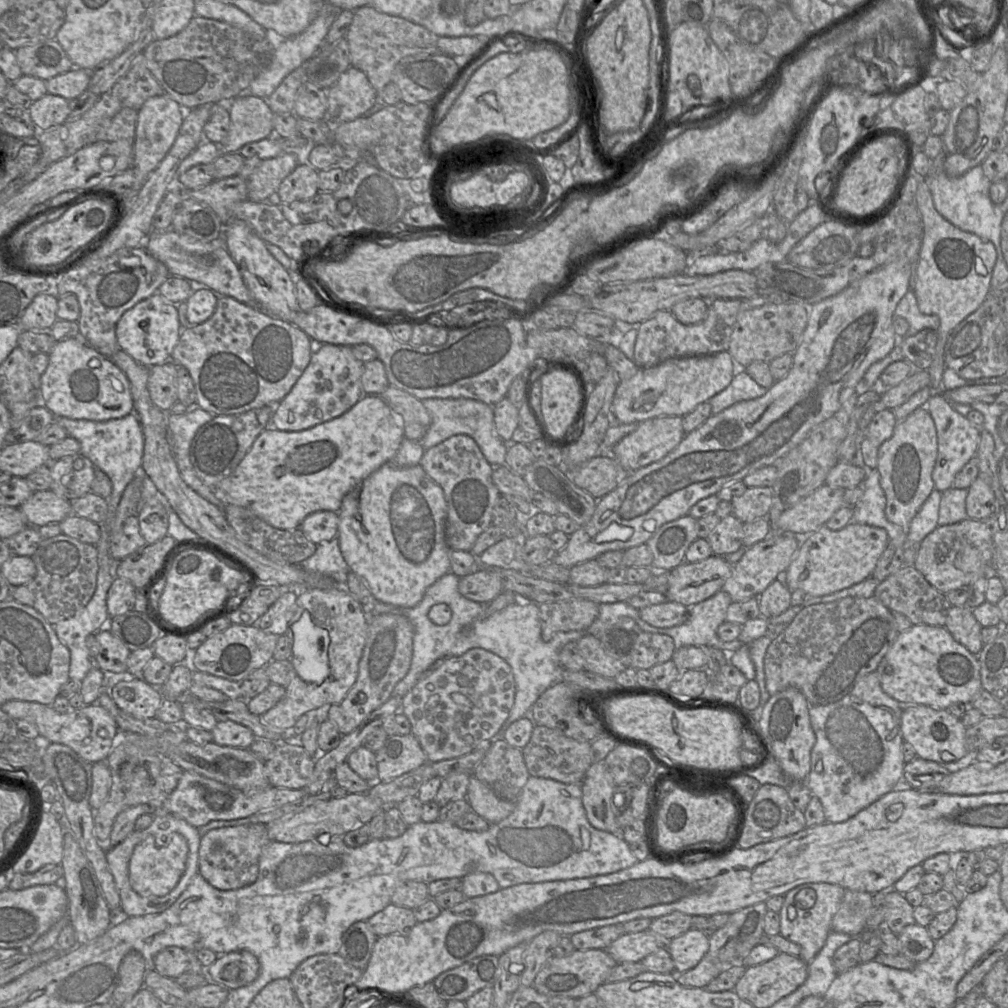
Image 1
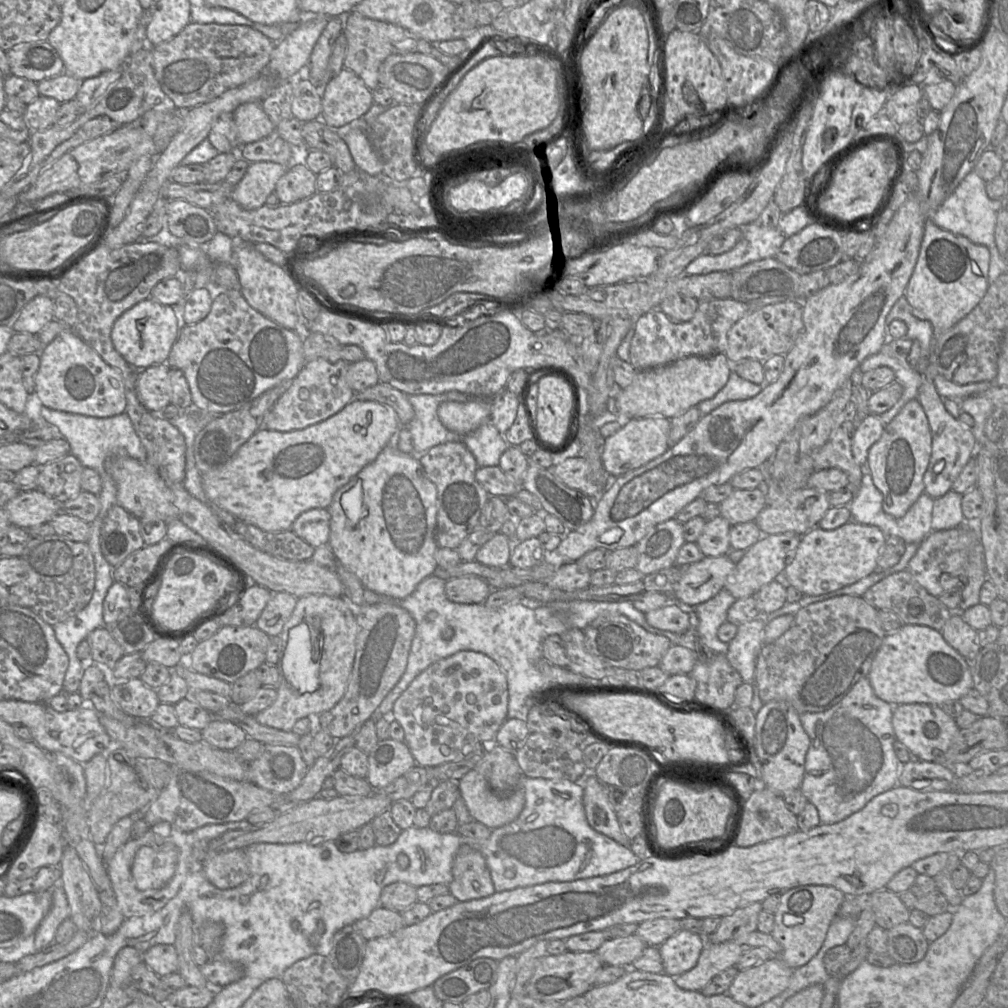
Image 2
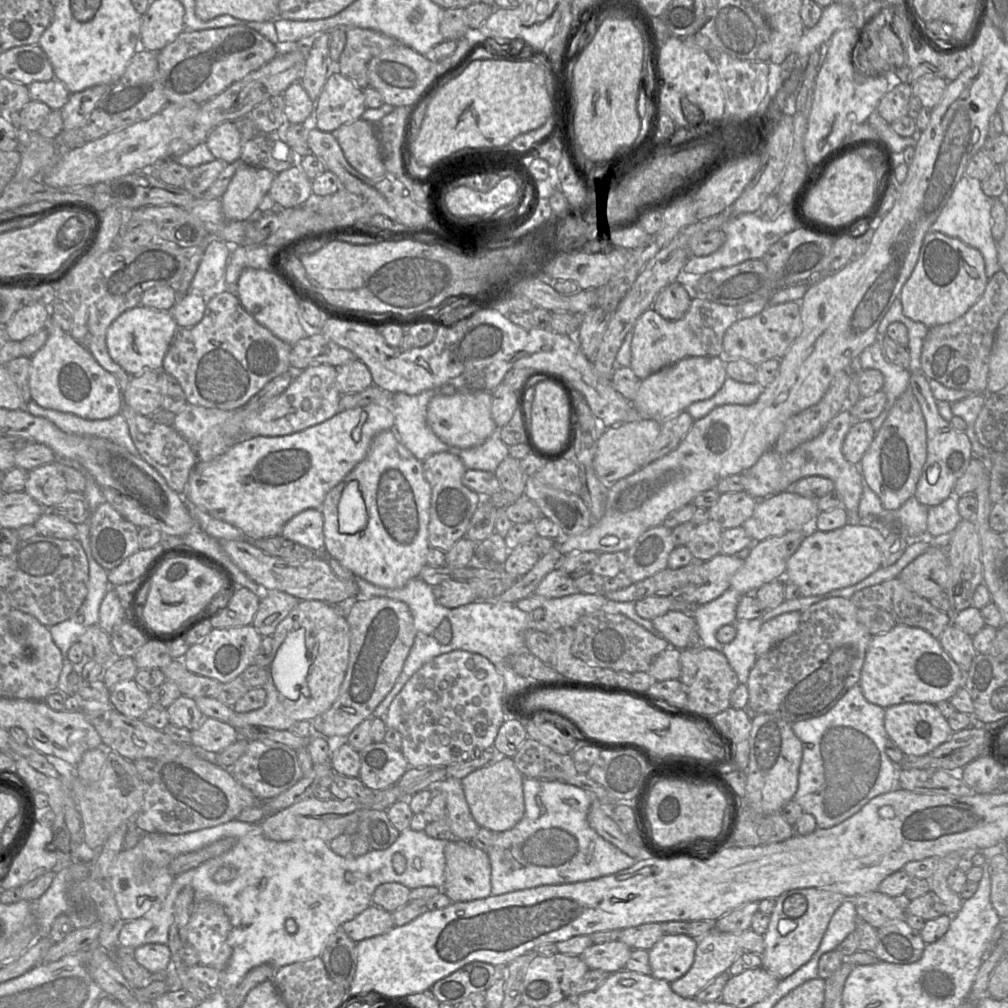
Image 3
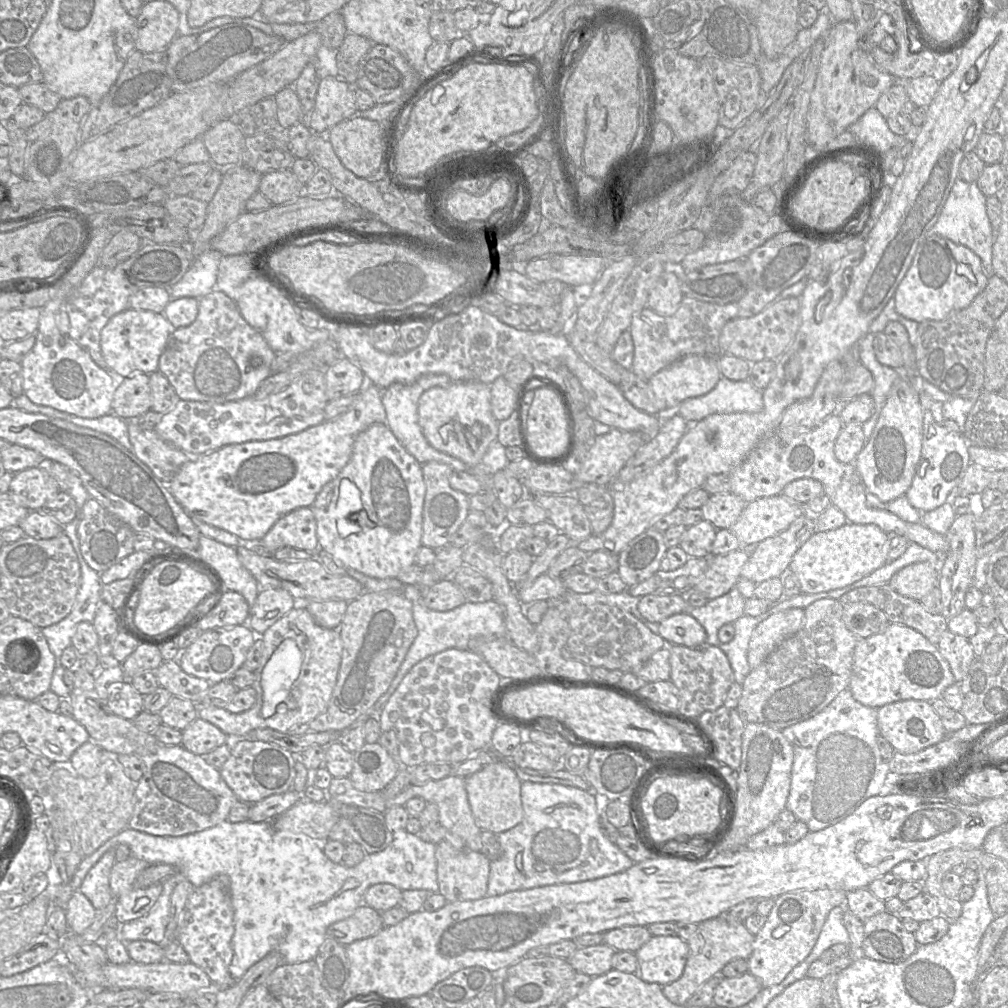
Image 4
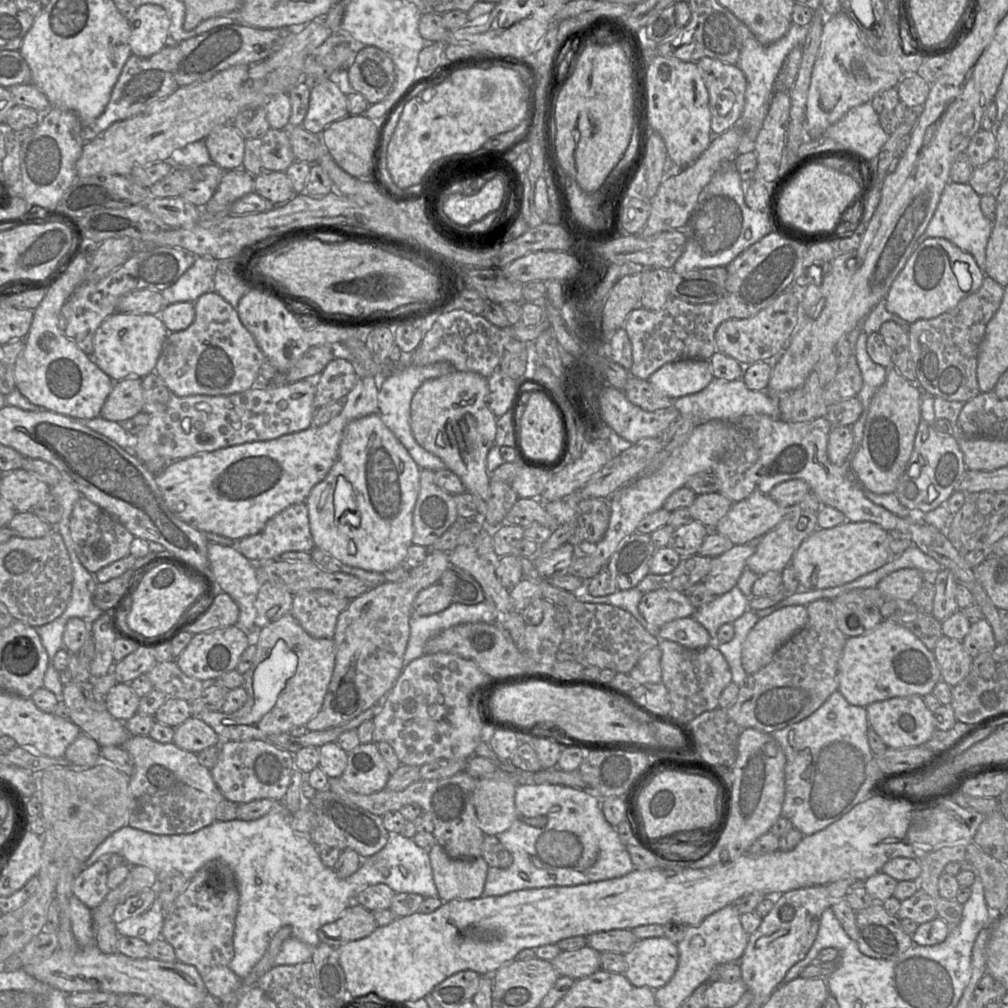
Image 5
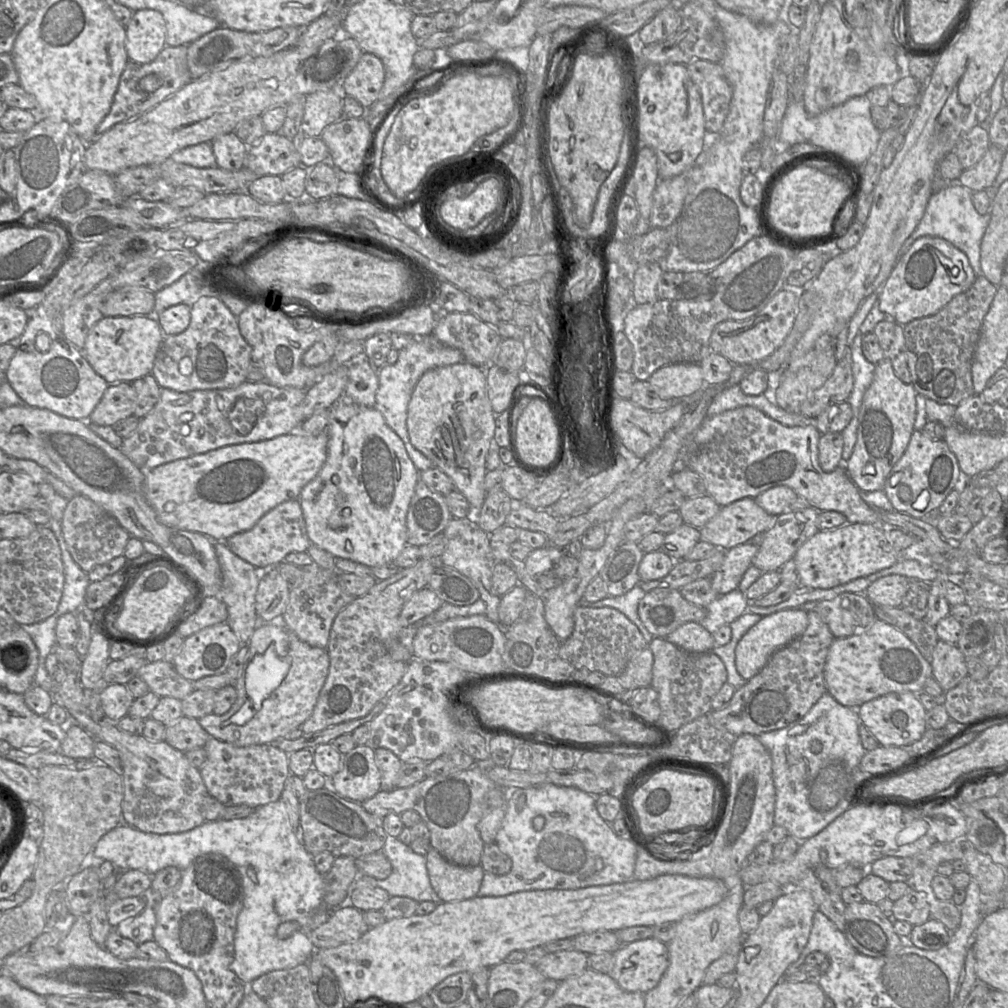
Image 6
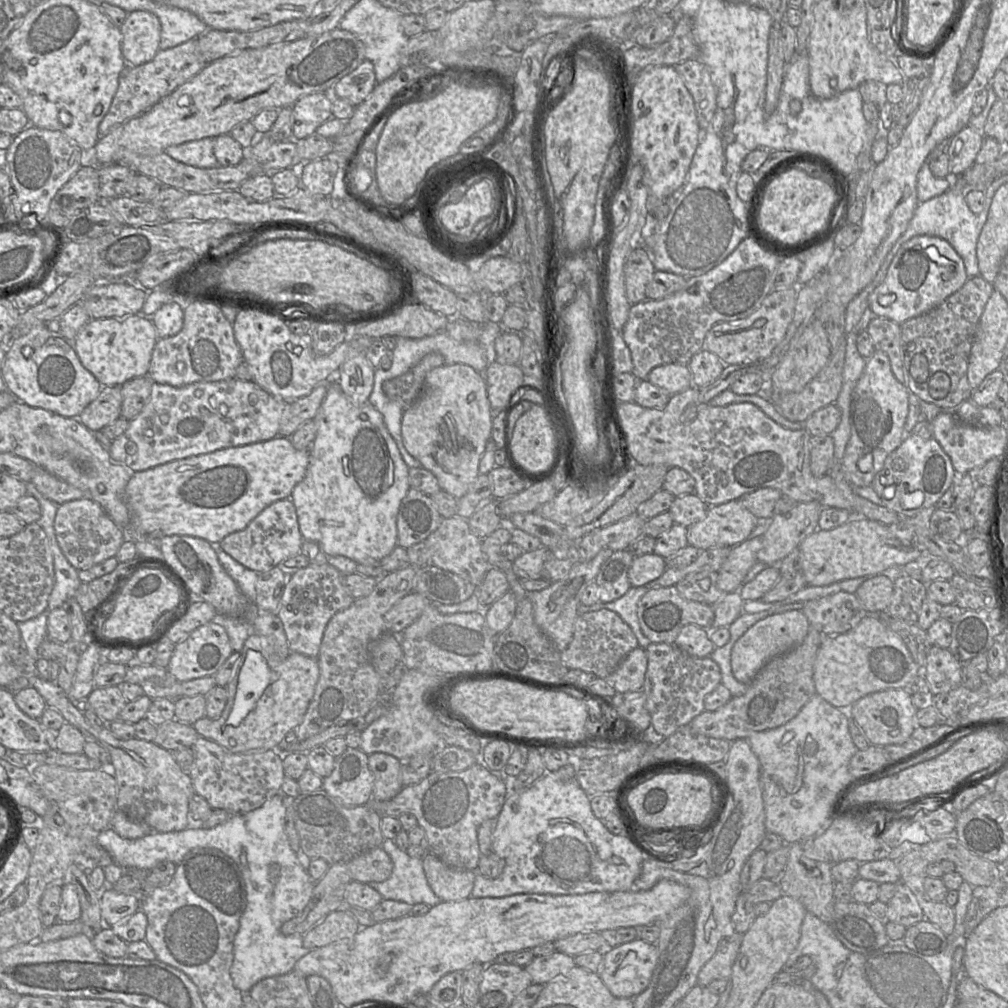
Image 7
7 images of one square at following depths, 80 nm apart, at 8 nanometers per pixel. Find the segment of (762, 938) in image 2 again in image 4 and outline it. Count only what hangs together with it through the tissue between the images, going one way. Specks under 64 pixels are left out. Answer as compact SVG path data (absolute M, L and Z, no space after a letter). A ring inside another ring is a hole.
M724 916L709 919L698 924L697 930L687 940L689 955L684 972L679 979L662 987L665 997L676 1005L685 1006L687 1001L708 980L719 976L721 970L734 959L746 959L753 952L755 936L744 924L730 924Z

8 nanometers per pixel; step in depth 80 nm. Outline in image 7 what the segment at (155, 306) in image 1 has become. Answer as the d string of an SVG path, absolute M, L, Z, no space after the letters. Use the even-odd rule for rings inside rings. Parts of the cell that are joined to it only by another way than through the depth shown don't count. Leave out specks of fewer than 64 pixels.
M138 314L91 319L78 332L73 347L83 364L102 386L121 386L125 382L147 376L153 349L159 337L152 321Z

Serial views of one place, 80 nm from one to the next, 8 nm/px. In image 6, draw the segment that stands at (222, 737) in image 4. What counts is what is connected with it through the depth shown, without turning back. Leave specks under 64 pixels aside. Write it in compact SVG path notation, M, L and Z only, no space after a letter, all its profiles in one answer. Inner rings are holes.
M182 716L166 726L164 741L179 751L187 752L203 748L210 737L198 720Z

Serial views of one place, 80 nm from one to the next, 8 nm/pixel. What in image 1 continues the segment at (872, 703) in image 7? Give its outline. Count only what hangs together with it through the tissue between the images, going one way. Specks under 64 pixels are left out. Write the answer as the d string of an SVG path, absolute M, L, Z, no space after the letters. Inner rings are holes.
M901 704L900 729L903 740L910 743L917 757L934 761L942 766L945 764L941 758L941 752L946 751L955 757L955 761L970 754L966 746L966 727L962 721L946 709L936 709L927 705Z

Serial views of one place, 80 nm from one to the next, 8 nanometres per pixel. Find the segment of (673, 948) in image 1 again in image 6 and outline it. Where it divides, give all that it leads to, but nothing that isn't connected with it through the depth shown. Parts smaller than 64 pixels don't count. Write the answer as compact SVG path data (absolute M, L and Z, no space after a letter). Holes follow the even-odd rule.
M652 937L622 945L613 954L614 967L609 975L627 992L649 992L658 985L669 966L667 944Z

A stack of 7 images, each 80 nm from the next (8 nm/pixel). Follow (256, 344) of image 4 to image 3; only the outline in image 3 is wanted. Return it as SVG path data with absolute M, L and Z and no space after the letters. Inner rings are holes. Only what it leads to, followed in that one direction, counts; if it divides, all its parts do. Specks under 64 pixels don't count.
M223 291L206 299L205 313L199 323L189 328L178 327L164 357L162 370L178 380L188 403L234 411L243 407L269 381L292 370L289 361L291 347L259 324L244 309L235 291Z

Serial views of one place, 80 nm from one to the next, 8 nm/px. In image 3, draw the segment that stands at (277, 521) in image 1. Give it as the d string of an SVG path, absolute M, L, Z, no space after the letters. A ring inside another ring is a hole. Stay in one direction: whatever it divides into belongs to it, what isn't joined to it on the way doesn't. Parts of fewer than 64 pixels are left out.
M368 404L366 406L339 412L330 419L297 433L278 437L256 436L249 438L236 443L225 453L211 461L202 462L198 460L190 472L186 488L182 496L184 496L184 499L189 505L194 505L212 517L240 529L244 536L250 541L277 536L281 533L283 526L298 513L310 508L319 509L327 493L342 482L344 478L355 468L355 466L366 457L373 438L384 430L394 430L394 424L395 417L389 408L378 404Z

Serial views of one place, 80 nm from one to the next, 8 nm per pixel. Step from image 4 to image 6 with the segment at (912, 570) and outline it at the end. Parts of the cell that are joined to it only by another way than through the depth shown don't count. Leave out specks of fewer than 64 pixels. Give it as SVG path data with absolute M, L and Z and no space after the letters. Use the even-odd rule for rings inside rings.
M902 575L884 576L873 582L864 595L873 605L900 607L908 591L909 579Z

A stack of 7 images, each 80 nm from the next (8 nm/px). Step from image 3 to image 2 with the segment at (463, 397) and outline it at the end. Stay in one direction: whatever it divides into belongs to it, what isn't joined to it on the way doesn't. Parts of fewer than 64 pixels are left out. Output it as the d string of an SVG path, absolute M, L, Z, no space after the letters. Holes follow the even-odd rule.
M472 398L464 403L443 402L437 409L437 415L448 430L466 435L489 420L490 400Z

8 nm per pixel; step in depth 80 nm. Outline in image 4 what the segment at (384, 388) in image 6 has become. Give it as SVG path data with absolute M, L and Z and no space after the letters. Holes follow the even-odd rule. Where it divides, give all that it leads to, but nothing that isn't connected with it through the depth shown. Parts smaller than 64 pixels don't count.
M426 374L421 376L412 384L393 383L382 391L382 403L386 412L386 424L397 438L399 443L410 453L421 465L435 461L449 465L453 470L467 471L468 466L460 459L433 448L423 435L419 425L418 401L422 393L432 387L450 386L453 380L445 374Z

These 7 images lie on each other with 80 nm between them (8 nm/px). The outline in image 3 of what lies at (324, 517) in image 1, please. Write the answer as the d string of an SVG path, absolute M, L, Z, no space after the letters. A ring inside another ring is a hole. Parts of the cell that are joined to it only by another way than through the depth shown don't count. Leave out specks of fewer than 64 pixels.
M306 509L291 518L282 528L282 537L324 554L324 518L319 509Z

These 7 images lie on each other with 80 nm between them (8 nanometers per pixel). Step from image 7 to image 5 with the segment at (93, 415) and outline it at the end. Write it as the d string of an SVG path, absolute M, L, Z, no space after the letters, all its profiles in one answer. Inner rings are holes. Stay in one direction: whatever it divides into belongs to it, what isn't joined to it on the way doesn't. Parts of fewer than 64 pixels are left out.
M128 377L114 382L99 416L115 422L125 421L142 412L142 407L141 378Z

